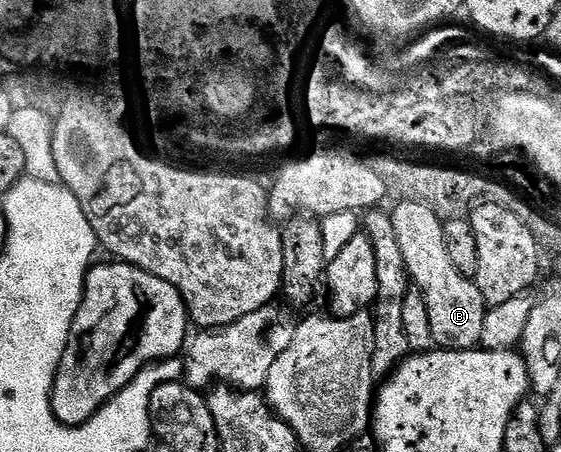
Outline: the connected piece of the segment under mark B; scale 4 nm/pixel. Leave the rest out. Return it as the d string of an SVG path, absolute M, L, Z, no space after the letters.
M402 199L400 203L391 212L395 238L399 254L403 254L408 279L426 300L434 345L451 352L478 347L483 338L483 322L487 311L483 294L479 294L479 286L470 277L455 270L447 254L447 242L443 242L443 221L435 214L435 210L418 200Z

